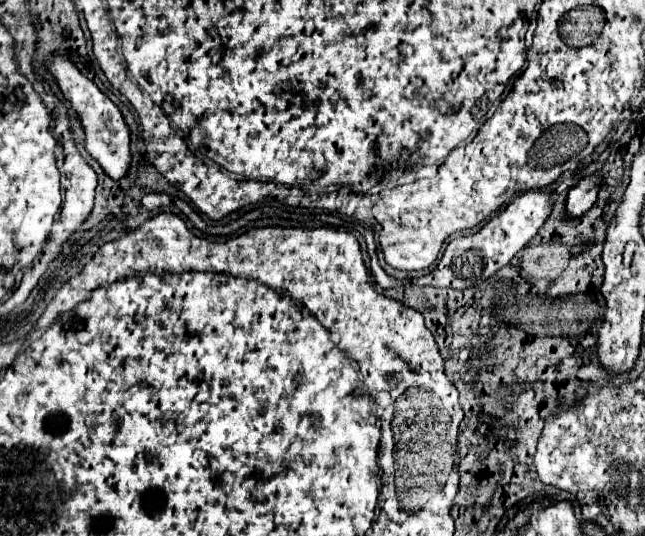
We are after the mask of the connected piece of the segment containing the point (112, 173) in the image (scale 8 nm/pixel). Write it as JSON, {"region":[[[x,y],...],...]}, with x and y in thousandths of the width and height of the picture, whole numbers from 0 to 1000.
{"region":[[[82,103],[73,114],[73,129],[85,140],[95,170],[101,174],[101,181],[110,188],[110,196],[119,203],[122,222],[132,237],[132,278],[144,289],[144,297],[160,312],[160,319],[175,334],[184,338],[197,326],[200,308],[203,308],[203,259],[200,259],[200,237],[184,207],[184,200],[163,181],[153,162],[135,147],[104,106],[95,103]]]}

